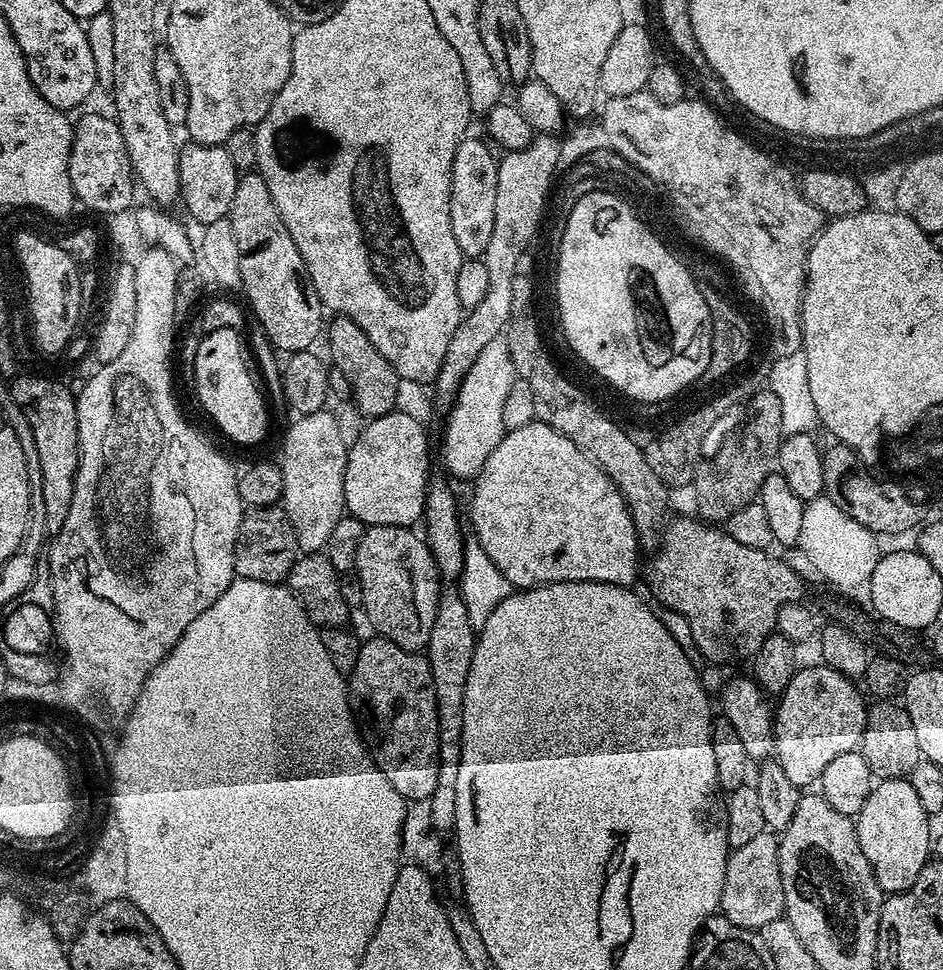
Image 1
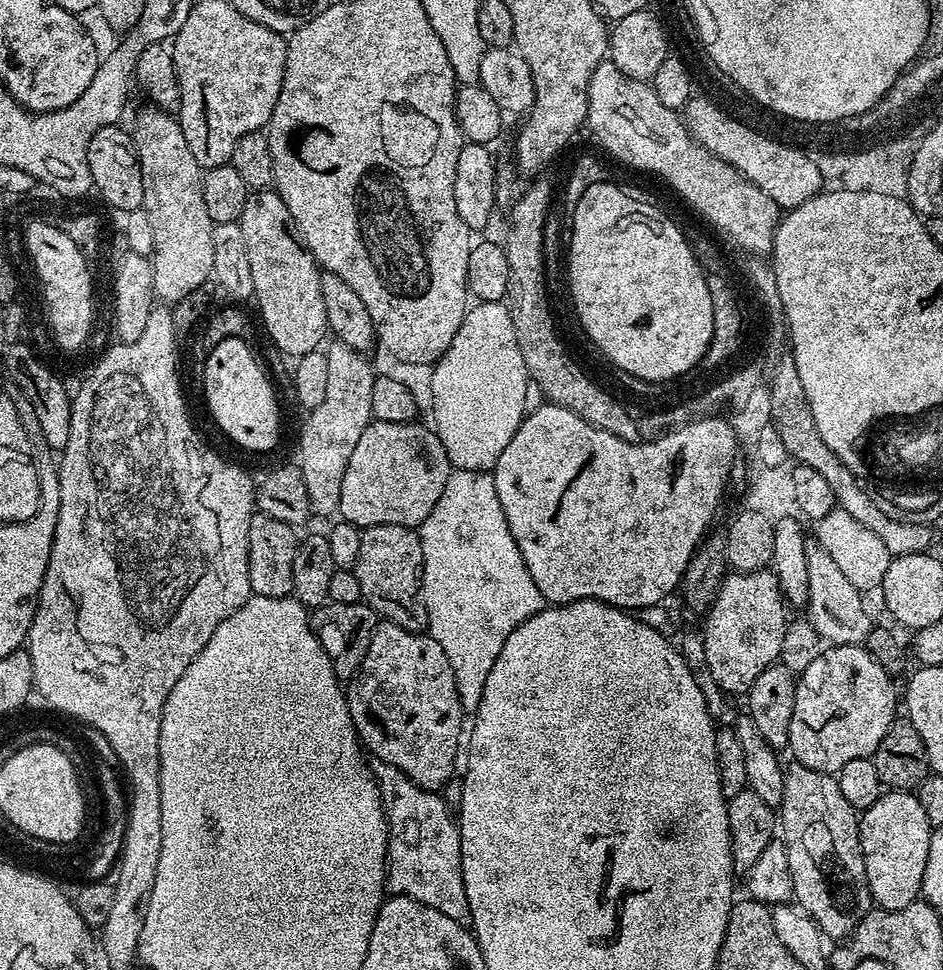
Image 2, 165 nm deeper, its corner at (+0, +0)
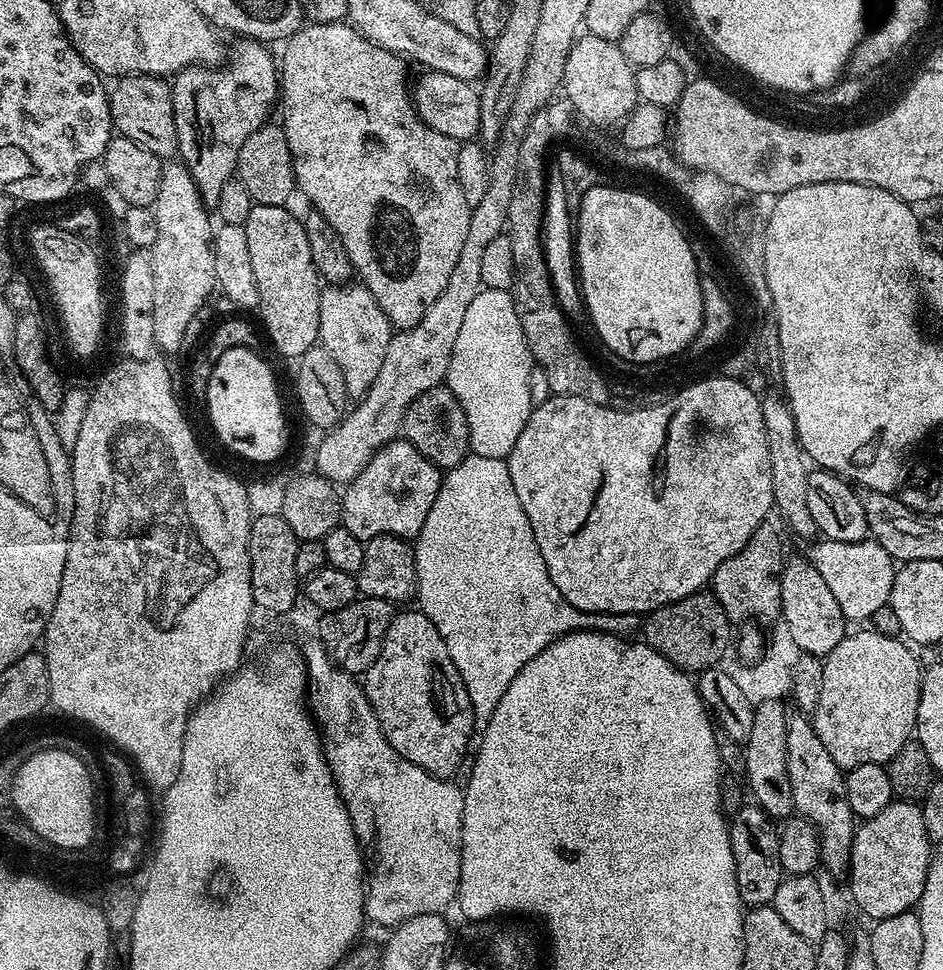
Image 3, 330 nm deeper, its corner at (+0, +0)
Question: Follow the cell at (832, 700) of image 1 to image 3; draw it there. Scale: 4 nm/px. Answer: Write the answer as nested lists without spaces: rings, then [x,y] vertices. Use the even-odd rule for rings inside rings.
[[[873,630],[849,631],[842,642],[838,642],[838,646],[834,646],[834,650],[823,657],[822,690],[818,706],[810,714],[810,719],[818,738],[822,738],[822,746],[826,746],[830,758],[834,758],[841,770],[857,768],[863,764],[887,765],[894,754],[898,754],[898,750],[902,750],[902,746],[913,739],[918,718],[922,664],[916,661],[911,650],[903,639],[896,636]]]

